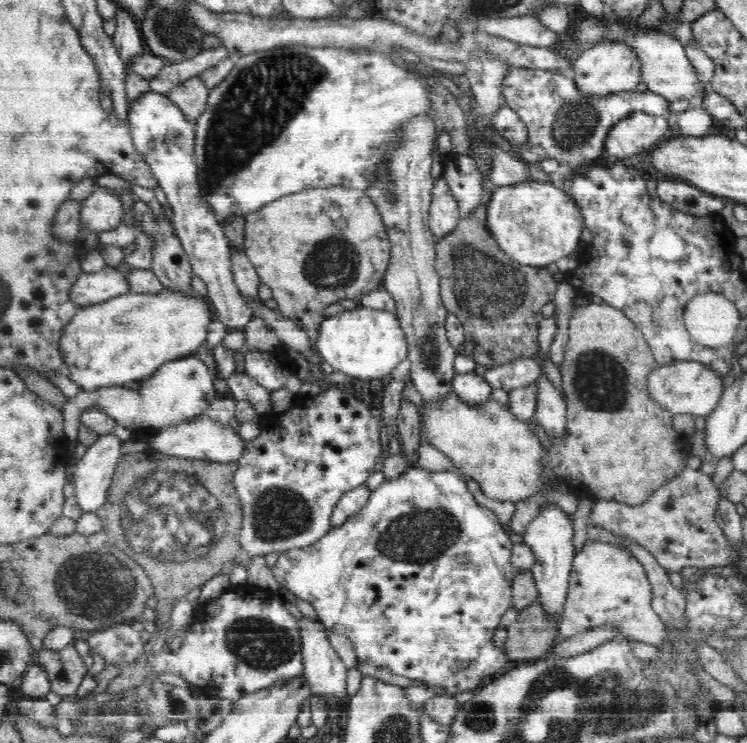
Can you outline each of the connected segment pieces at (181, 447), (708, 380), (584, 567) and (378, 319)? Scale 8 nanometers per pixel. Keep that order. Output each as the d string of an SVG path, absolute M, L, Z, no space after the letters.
M202 414L192 421L157 430L150 440L152 450L168 454L168 456L178 456L178 458L194 458L194 462L214 460L214 462L229 463L238 461L238 458L242 456L244 444L244 440L240 438L238 432L229 426L211 420L206 414Z
M678 362L659 366L647 376L648 386L646 391L652 403L656 403L660 409L670 411L670 414L692 414L706 417L710 415L724 391L723 380L711 367L704 367L700 363Z
M589 539L573 558L559 634L568 639L604 624L613 626L622 637L630 637L659 650L666 647L664 642L668 634L663 620L653 609L651 584L642 564L630 551Z
M368 307L356 308L351 311L341 312L336 316L330 316L324 319L313 332L315 348L322 356L325 362L334 368L352 378L372 380L382 379L384 376L391 374L391 371L407 358L408 349L405 341L405 334L401 329L395 312L371 309Z

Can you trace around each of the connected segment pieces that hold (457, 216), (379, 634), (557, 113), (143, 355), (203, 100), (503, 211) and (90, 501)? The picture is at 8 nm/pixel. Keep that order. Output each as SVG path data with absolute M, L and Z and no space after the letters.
M441 176L435 179L429 206L429 227L436 238L450 234L462 219L459 206L448 183Z
M412 466L396 478L386 478L380 486L372 490L370 500L360 512L351 516L344 524L333 527L318 542L302 550L294 548L280 554L271 569L279 586L282 586L282 591L288 589L297 598L310 602L317 612L318 620L326 625L326 628L346 636L352 642L358 662L388 666L398 676L438 682L438 696L440 696L474 690L484 676L494 674L498 668L502 668L508 662L508 653L504 654L502 650L496 648L495 644L492 644L492 636L495 636L494 632L500 629L500 617L513 606L511 588L515 571L511 563L512 545L509 534L504 532L498 517L488 508L477 504L460 472L457 470L432 472Z
M512 67L508 74L502 78L499 86L503 102L516 112L522 119L528 131L528 142L524 146L514 146L524 160L528 162L540 162L544 158L554 158L560 164L584 164L596 160L604 152L606 140L610 135L610 130L622 119L636 113L668 117L671 114L670 101L662 98L659 94L646 91L622 91L619 93L606 93L602 96L590 96L577 87L576 81L564 78L564 73L548 70L525 70L523 68Z
M170 288L156 293L126 292L96 306L79 308L62 336L65 374L80 390L140 382L170 360L195 356L206 344L212 316L214 309L207 297Z
M196 76L176 86L167 96L195 124L203 109L206 108L210 91L211 89L203 83L203 80Z
M528 179L512 186L495 188L486 204L486 217L483 220L486 230L490 231L491 238L498 243L503 254L521 266L528 267L546 267L564 256L572 256L578 244L582 242L580 238L584 230L578 206L571 202L570 195L550 182L540 182L534 179Z
M104 434L77 461L73 482L83 513L97 511L106 503L110 482L124 453L123 442L118 436Z

